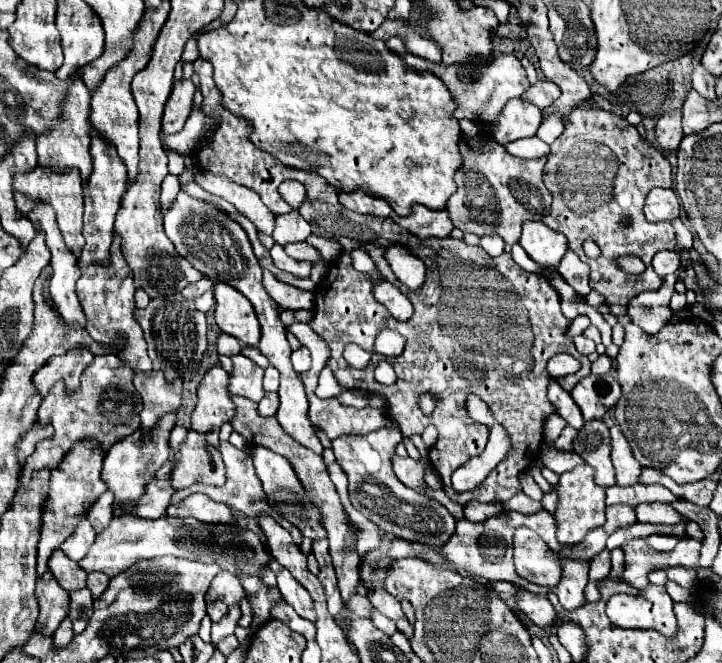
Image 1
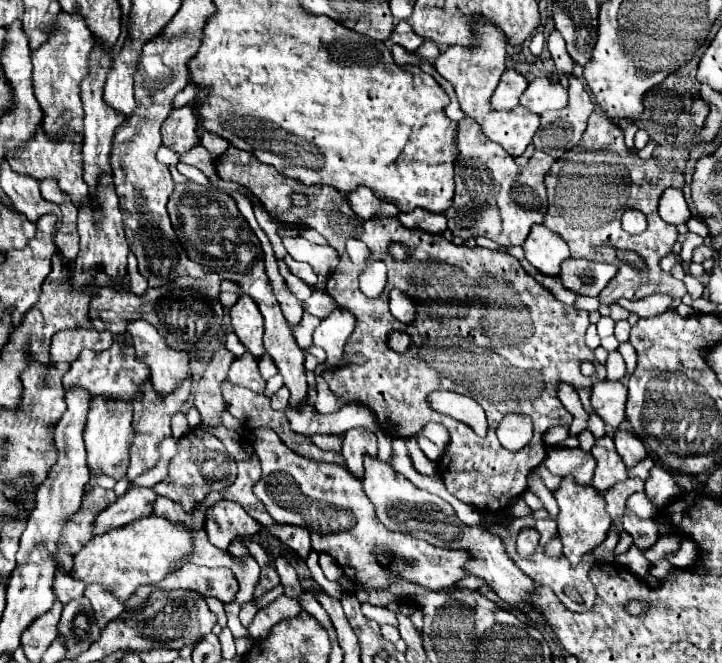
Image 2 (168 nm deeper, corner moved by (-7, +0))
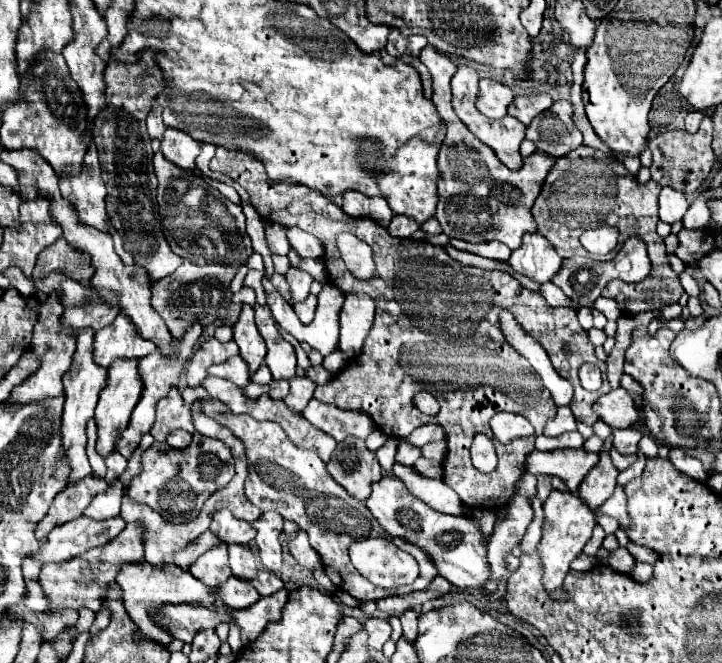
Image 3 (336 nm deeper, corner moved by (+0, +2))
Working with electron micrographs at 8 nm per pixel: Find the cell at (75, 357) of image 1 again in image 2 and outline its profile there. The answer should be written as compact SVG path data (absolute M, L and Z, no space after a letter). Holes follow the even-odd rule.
M59 331L51 341L51 361L67 361L73 363L79 359L83 349L105 351L113 342L113 334L109 331Z

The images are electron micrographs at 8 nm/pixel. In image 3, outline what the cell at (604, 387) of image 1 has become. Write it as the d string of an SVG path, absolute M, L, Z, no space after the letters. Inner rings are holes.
M622 387L602 395L596 401L594 409L600 415L600 419L612 429L626 429L642 419L636 401Z

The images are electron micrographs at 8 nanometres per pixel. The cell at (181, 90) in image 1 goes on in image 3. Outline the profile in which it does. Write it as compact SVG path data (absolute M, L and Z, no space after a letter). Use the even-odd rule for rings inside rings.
M166 129L162 139L162 155L172 161L176 167L184 171L196 169L196 157L200 153L200 143L188 137L184 131L178 129Z

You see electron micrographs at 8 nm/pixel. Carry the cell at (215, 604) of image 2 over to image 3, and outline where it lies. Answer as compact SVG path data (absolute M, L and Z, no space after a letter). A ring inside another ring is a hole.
M146 559L124 565L120 569L116 581L120 581L120 585L124 589L124 607L128 609L130 617L138 623L138 627L144 635L152 637L160 645L168 645L174 639L172 633L166 631L166 627L158 625L158 621L156 621L156 615L160 613L160 609L164 605L170 605L170 603L178 605L182 601L202 601L204 605L212 605L212 601L216 601L212 597L212 593L208 593L208 587L202 581L198 581L196 577L192 577L190 573L182 573L174 565L166 565L166 569L156 567L156 565L148 563Z

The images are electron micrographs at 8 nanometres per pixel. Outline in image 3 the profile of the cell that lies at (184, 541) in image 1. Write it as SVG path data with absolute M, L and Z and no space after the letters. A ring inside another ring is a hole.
M126 525L126 529L108 541L102 547L90 549L82 553L80 557L74 557L72 561L64 563L46 563L40 569L40 585L44 595L50 601L50 609L58 607L70 607L70 609L80 609L86 607L94 613L102 609L100 597L104 597L104 585L108 581L116 579L116 573L120 571L120 565L126 565L128 561L136 561L136 557L144 557L144 545L142 545L142 527L138 525Z

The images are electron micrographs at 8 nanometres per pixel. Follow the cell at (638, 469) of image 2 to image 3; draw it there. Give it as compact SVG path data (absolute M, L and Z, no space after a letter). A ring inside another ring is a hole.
M612 447L610 449L610 455L612 455L612 461L614 461L614 467L618 469L618 471L624 471L634 459L636 459L636 455L622 455L622 453L616 453L616 449Z

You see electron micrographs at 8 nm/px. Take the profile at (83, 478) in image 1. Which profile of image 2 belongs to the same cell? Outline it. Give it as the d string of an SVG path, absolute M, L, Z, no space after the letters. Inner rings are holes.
M95 399L95 403L91 403L87 425L83 431L83 439L87 447L87 465L91 471L91 479L85 485L85 491L95 487L99 475L113 477L115 481L125 477L129 467L129 445L133 439L131 415L133 415L133 407L127 407L127 403L115 405L115 403L107 403L107 399Z

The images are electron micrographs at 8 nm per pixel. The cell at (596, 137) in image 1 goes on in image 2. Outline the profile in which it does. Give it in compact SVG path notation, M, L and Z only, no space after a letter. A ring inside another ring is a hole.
M603 113L591 115L579 145L567 151L565 157L567 159L557 161L557 165L553 165L545 175L549 211L543 225L563 237L563 241L571 249L571 257L611 263L619 267L617 275L601 291L599 301L603 305L613 305L621 297L641 299L651 293L667 293L675 299L683 297L687 293L683 281L677 281L671 275L663 275L663 271L659 269L661 257L671 253L673 245L677 243L679 231L675 225L665 223L657 215L659 195L669 187L683 189L683 173L667 171L659 167L657 159L641 159L637 151L627 149L623 129L611 123L611 119L607 119ZM625 209L639 209L647 215L649 225L641 235L629 235L623 231L621 215ZM593 249L597 249L597 253L593 253ZM617 249L633 249L641 253L641 257L647 261L647 273L641 275L621 263L615 257Z

